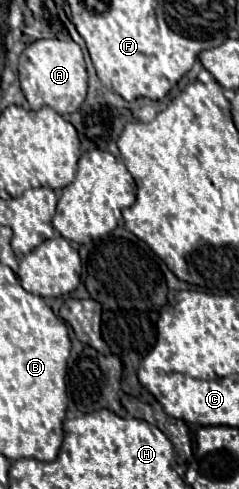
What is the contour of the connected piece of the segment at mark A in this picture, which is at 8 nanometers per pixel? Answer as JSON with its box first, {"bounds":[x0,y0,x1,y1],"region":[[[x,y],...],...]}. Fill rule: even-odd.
{"bounds":[18,39,88,115],"region":[[[60,39],[34,41],[22,51],[18,73],[20,73],[20,85],[24,97],[28,99],[32,111],[48,105],[60,115],[70,115],[78,111],[86,99],[86,89],[88,89],[86,63],[80,45],[74,41],[60,41]]]}

